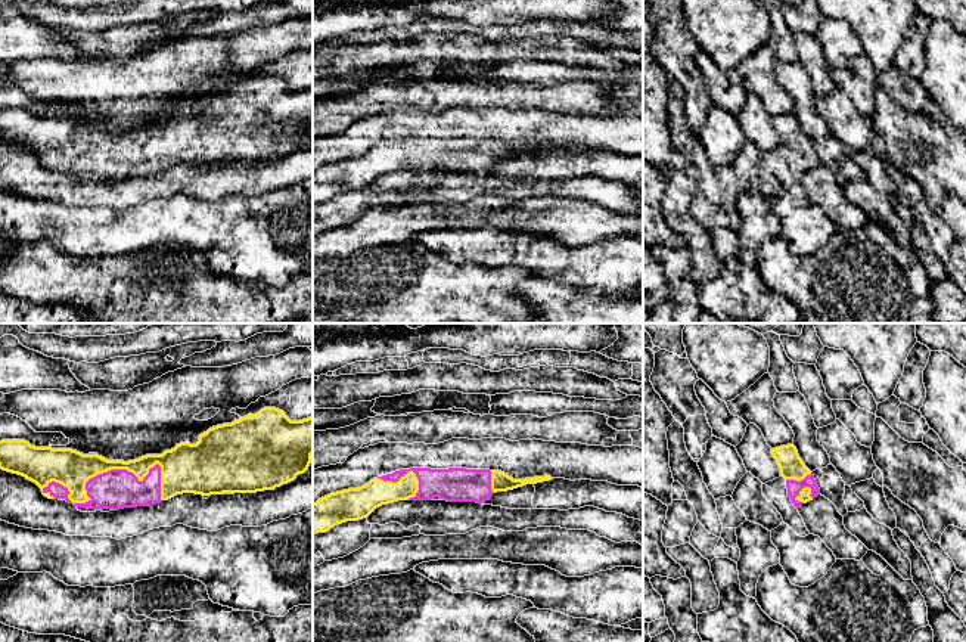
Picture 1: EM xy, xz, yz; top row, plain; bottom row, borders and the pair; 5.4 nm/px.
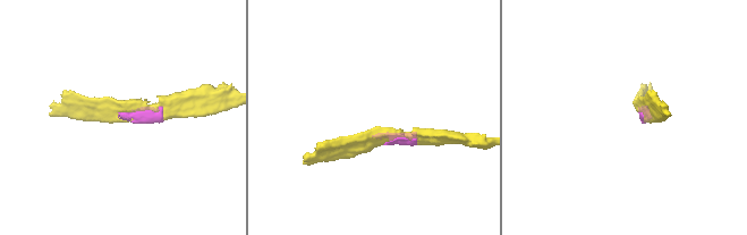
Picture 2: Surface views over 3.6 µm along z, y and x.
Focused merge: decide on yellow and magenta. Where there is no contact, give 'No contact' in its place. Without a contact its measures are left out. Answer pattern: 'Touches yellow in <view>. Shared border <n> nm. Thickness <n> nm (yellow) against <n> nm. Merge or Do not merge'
Touches yellow in xy. Shared border 650 nm. Thickness 200 nm (yellow) against 220 nm. Merge

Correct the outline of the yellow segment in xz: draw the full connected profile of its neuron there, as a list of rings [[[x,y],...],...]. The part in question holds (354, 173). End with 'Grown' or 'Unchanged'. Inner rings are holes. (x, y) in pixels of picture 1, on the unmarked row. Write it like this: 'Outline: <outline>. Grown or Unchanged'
Outline: [[[410,137],[400,139],[392,143],[386,143],[370,149],[367,153],[358,158],[348,158],[336,162],[330,162],[316,173],[313,173],[313,204],[326,202],[338,193],[347,190],[358,190],[367,187],[376,177],[398,170],[431,170],[435,167],[447,171],[476,171],[482,173],[490,170],[497,161],[513,159],[527,153],[537,153],[553,149],[550,145],[534,146],[525,149],[513,149],[501,140],[490,139],[466,139],[466,137],[448,137],[448,139],[431,139],[431,137]]]. Grown

